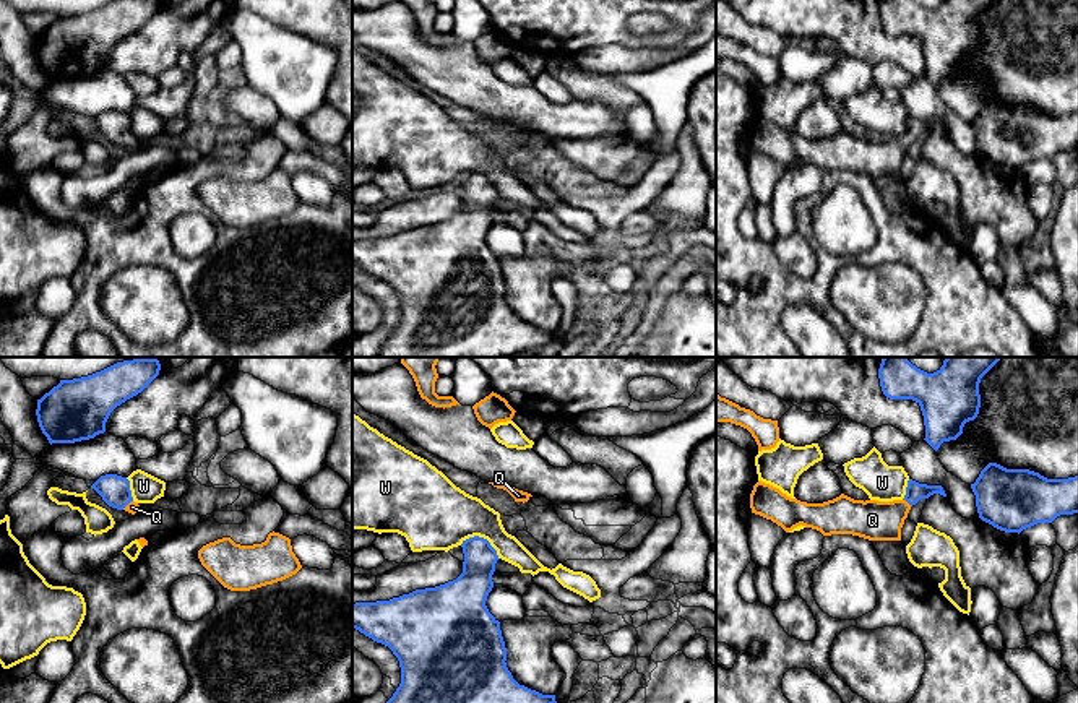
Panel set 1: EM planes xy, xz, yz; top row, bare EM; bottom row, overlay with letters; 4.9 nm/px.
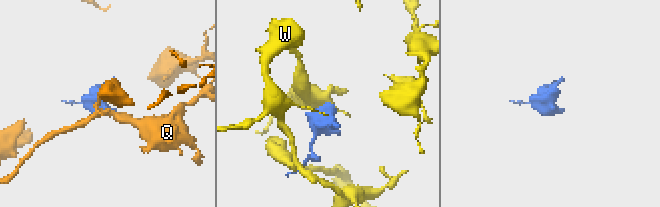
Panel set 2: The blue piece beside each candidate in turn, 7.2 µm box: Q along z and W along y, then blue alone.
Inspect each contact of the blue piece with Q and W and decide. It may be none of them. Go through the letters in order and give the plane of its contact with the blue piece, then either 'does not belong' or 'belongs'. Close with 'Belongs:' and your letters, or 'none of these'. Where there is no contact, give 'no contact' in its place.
Q: yz | belongs
W: xz | does not belong
Belongs: Q

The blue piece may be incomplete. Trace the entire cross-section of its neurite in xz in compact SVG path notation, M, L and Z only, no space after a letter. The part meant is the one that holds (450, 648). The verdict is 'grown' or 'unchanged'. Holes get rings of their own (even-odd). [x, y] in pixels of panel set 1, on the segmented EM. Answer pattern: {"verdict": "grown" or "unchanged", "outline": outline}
{"verdict": "unchanged", "outline": "M479 536L461 547L463 573L456 580L390 601L352 604L352 628L388 646L399 661L401 684L386 703L557 703L555 695L520 685L507 667L500 622L485 606L497 550Z"}

